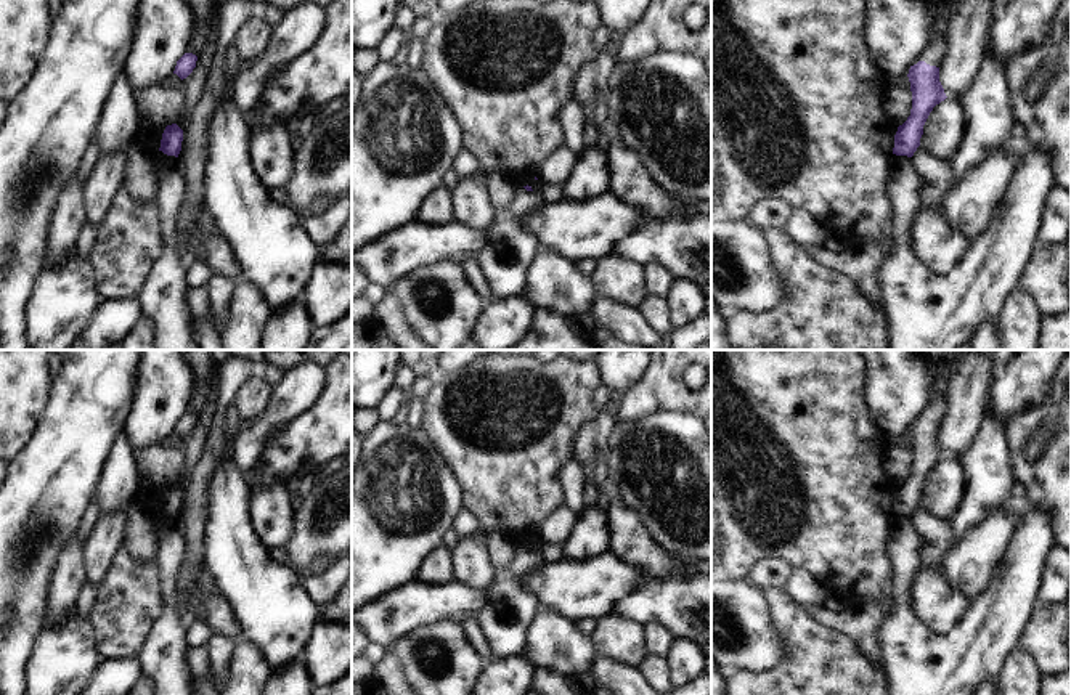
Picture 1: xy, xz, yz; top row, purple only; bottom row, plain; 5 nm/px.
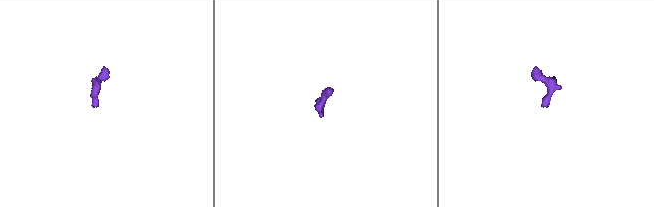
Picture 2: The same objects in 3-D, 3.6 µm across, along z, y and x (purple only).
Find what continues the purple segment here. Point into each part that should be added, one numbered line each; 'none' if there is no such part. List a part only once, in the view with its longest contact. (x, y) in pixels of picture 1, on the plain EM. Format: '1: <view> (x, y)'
1: yz (935, 413).

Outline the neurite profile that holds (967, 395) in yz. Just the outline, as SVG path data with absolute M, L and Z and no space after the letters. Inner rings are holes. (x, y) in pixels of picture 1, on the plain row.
M967 350L946 392L947 408L939 441L947 457L968 448L979 429L992 380L992 353Z

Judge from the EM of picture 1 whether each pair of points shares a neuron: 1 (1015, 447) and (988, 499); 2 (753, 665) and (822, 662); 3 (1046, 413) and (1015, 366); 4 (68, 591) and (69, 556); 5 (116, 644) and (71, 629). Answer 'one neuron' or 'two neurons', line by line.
1: two neurons
2: two neurons
3: two neurons
4: one neuron
5: two neurons

